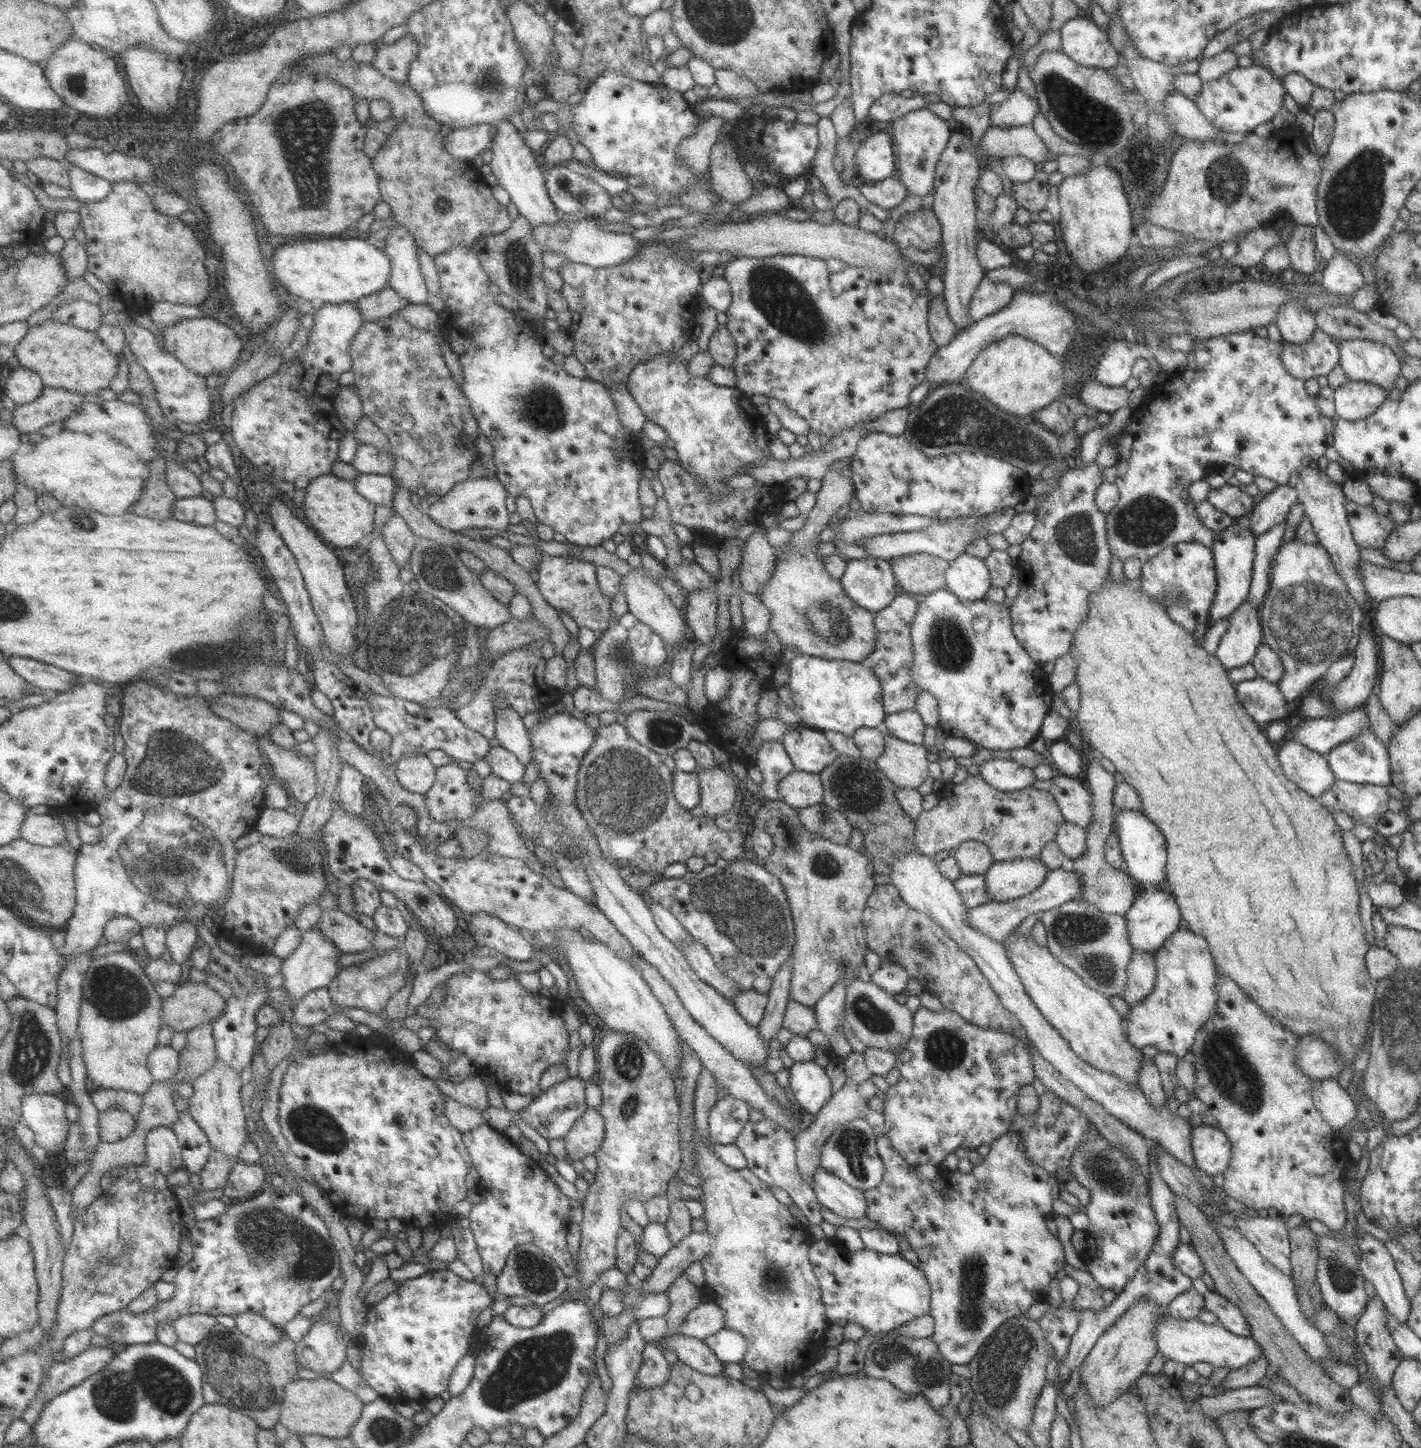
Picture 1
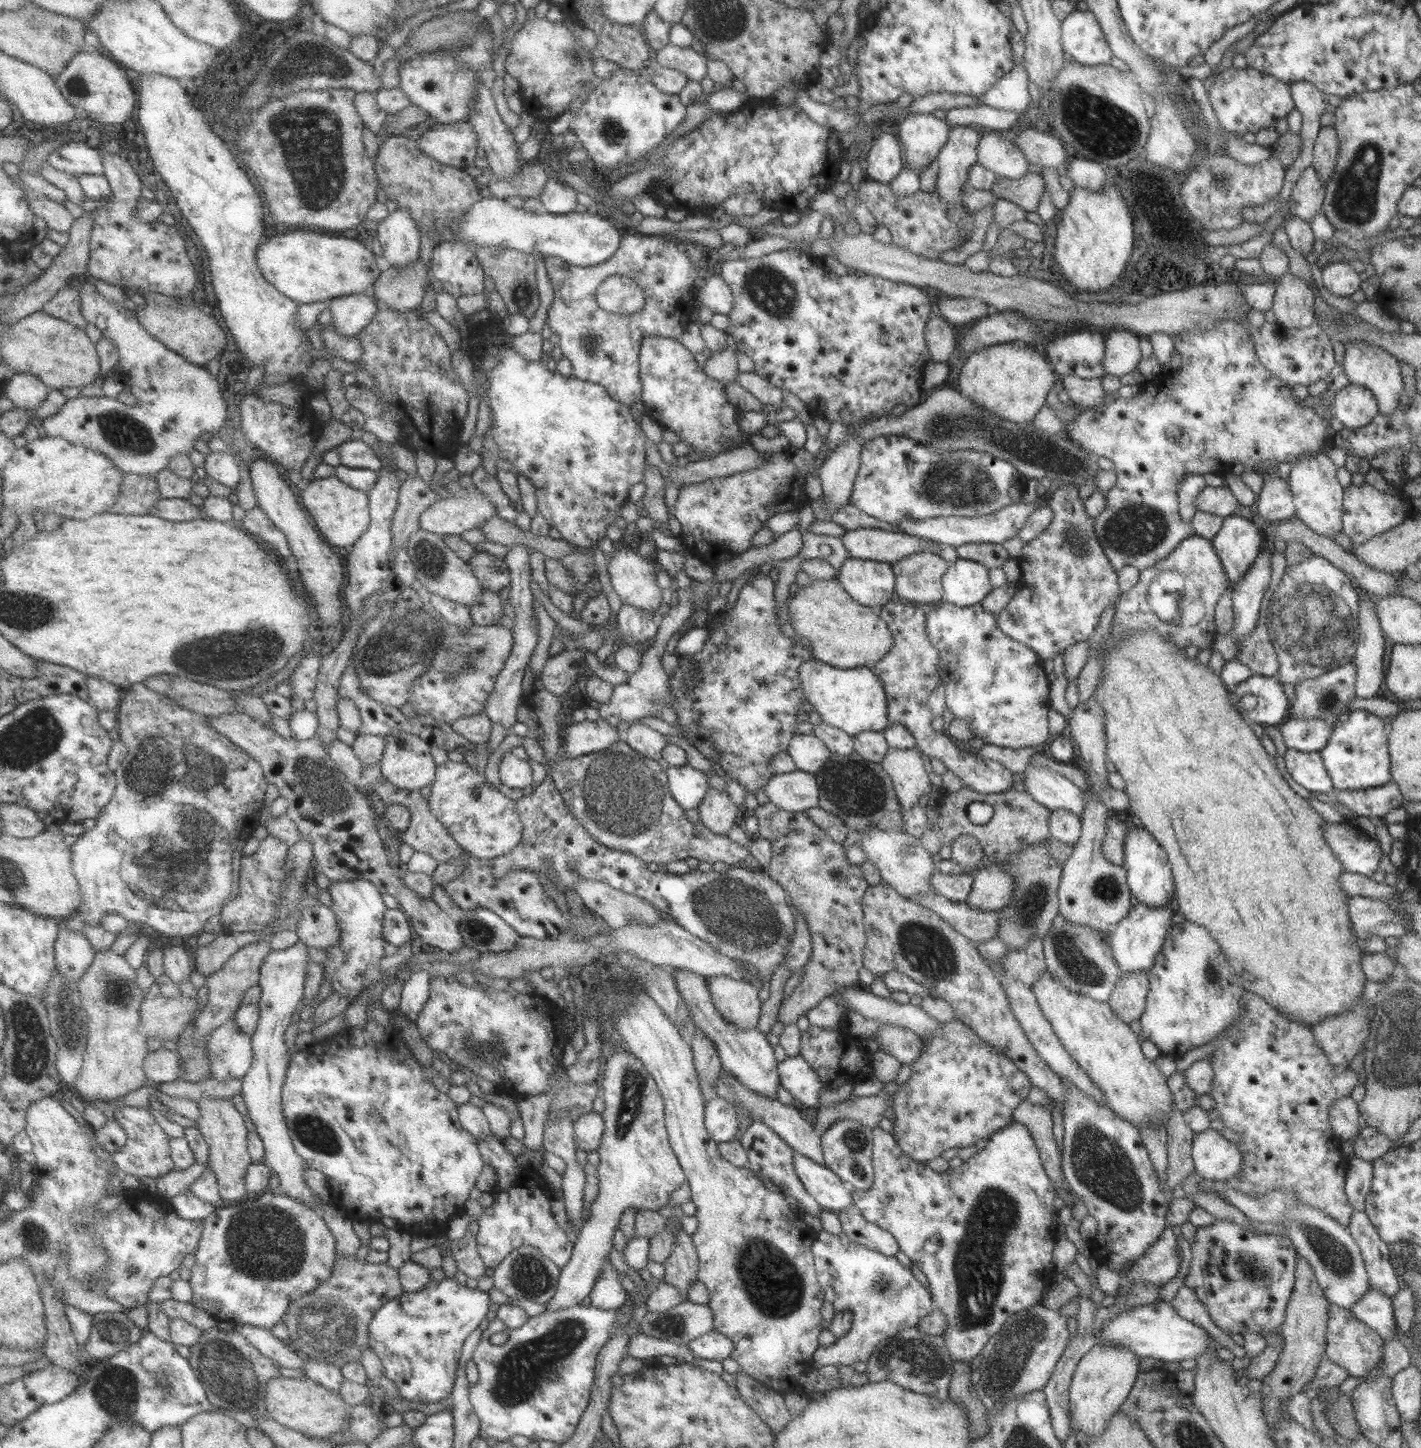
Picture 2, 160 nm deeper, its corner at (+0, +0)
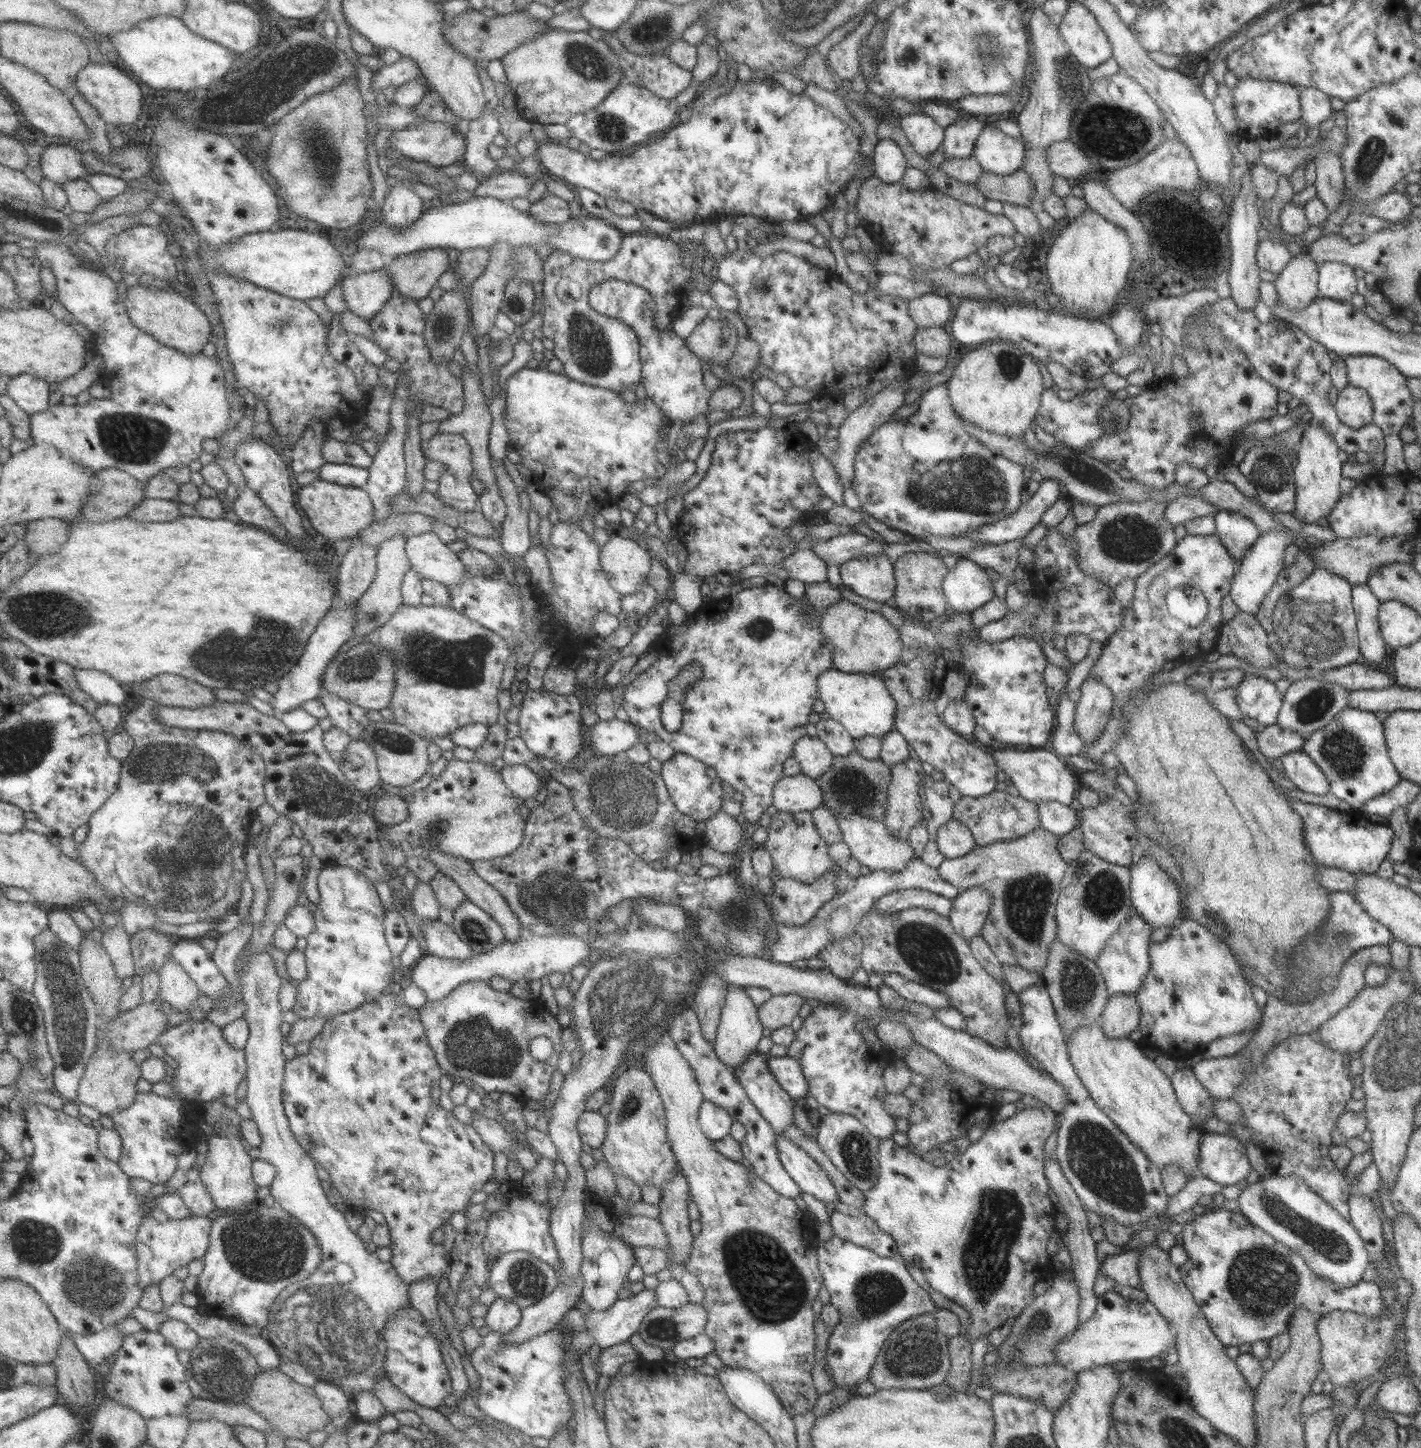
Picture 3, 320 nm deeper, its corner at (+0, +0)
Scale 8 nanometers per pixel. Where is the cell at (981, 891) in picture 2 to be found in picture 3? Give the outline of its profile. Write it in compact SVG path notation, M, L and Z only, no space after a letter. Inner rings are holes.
M972 886L957 894L952 902L953 906L946 917L953 932L968 942L970 938L978 935L986 915L989 914L991 895L985 888Z

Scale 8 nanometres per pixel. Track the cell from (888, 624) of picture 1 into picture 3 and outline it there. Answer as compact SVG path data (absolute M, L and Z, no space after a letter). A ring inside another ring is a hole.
M904 617L897 630L902 642L898 662L876 674L896 702L893 728L910 746L912 755L943 773L945 784L953 786L961 796L978 798L990 794L1001 778L995 760L987 749L978 743L970 743L947 728L933 707L934 700L942 692L941 684L947 671L945 650L939 646L926 623Z

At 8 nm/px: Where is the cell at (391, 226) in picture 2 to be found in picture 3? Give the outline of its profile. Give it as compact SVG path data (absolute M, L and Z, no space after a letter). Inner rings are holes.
M397 183L391 186L384 202L381 204L383 220L390 227L403 230L414 225L414 222L422 216L423 198L411 188L411 186Z

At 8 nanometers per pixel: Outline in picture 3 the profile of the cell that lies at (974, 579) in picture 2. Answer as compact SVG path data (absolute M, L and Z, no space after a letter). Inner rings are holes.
M959 558L942 580L942 591L954 612L971 612L994 597L993 583L984 568Z

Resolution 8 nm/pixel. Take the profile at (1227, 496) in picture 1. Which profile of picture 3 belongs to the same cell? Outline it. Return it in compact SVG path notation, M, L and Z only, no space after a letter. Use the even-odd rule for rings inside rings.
M1181 495L1174 498L1164 508L1164 519L1171 525L1177 526L1186 520L1199 518L1205 515L1213 515L1217 510L1212 504L1205 502L1198 496Z

